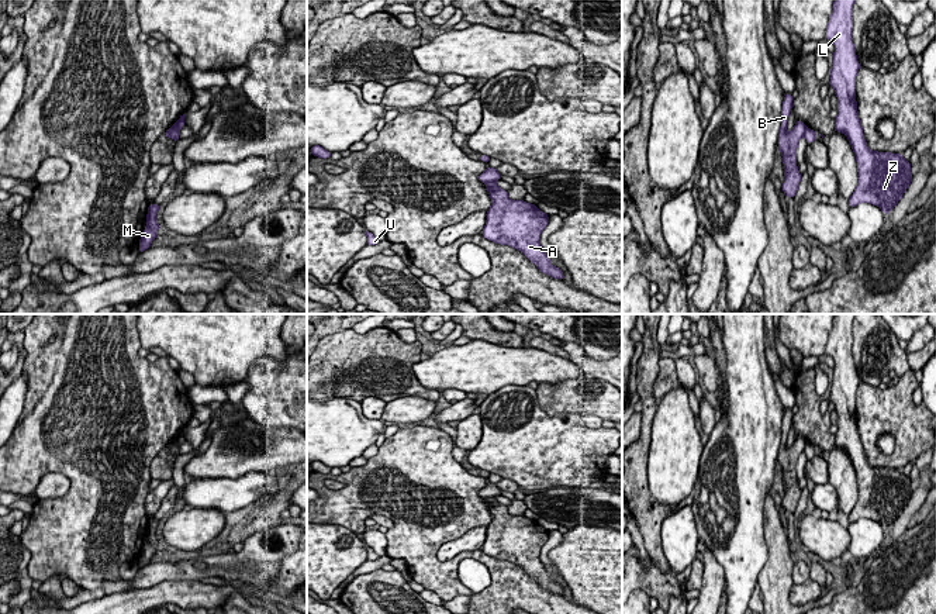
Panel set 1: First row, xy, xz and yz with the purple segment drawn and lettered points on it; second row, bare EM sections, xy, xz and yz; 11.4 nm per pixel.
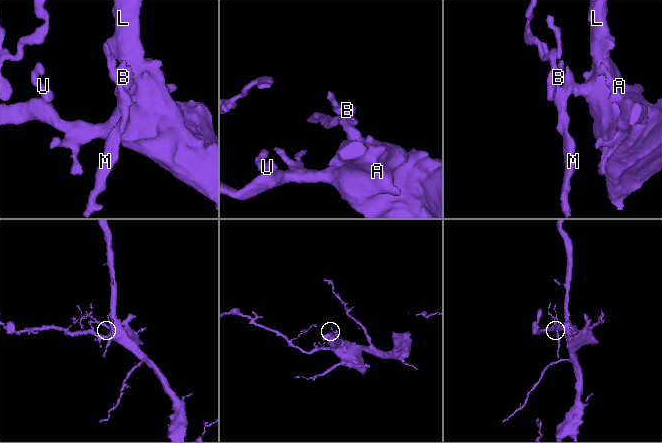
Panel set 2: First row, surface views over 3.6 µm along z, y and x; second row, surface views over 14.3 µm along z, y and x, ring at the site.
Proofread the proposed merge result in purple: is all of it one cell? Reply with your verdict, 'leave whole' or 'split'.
split

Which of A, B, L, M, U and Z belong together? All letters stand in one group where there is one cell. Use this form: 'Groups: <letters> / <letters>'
Groups: A L U Z / B M

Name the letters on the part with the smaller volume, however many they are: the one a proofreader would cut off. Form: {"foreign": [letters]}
{"foreign": ["B", "M"]}

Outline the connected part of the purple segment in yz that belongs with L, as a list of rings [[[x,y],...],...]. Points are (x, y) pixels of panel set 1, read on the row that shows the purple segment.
[[[835,0],[826,27],[826,39],[835,45],[829,83],[837,97],[833,131],[847,137],[857,162],[859,183],[849,206],[868,203],[888,215],[912,182],[912,166],[901,154],[871,151],[866,144],[856,101],[856,76],[861,66],[852,38],[853,4],[854,0]]]

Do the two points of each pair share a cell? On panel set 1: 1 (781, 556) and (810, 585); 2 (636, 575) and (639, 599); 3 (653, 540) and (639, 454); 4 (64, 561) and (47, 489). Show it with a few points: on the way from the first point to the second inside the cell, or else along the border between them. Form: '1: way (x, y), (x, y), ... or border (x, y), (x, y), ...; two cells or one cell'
1: border (793, 583), (788, 599); two cells
2: border (636, 589), (641, 589), (649, 597); two cells
3: way (649, 518), (638, 499), (638, 475); one cell
4: border (69, 478), (69, 489), (64, 495), (40, 500); two cells

